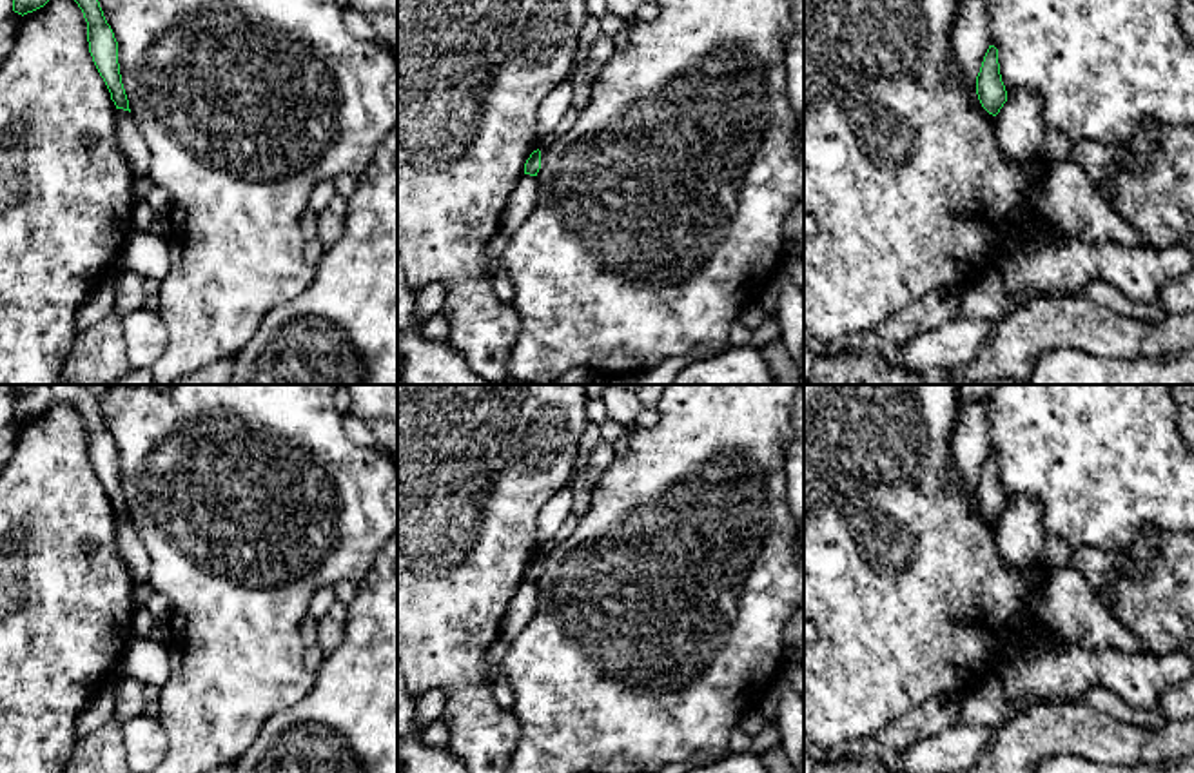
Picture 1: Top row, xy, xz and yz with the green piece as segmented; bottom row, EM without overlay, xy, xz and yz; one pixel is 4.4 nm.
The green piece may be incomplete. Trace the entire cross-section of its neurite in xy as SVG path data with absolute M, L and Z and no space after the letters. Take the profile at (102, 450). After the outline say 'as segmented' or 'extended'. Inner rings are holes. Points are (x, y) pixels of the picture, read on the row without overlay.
M36 385L16 397L13 417L24 423L44 414L53 403L69 403L78 410L87 428L89 459L111 499L111 506L116 515L131 519L120 481L118 448L103 423L98 399L85 385Z | as segmented

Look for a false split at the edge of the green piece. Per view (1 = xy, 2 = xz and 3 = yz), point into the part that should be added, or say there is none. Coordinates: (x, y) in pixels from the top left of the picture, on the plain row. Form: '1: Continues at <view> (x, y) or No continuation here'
1: No continuation here
2: No continuation here
3: No continuation here

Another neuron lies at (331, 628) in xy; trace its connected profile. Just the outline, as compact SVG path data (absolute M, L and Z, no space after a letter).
M336 601L318 621L316 644L328 655L345 639L348 606Z

